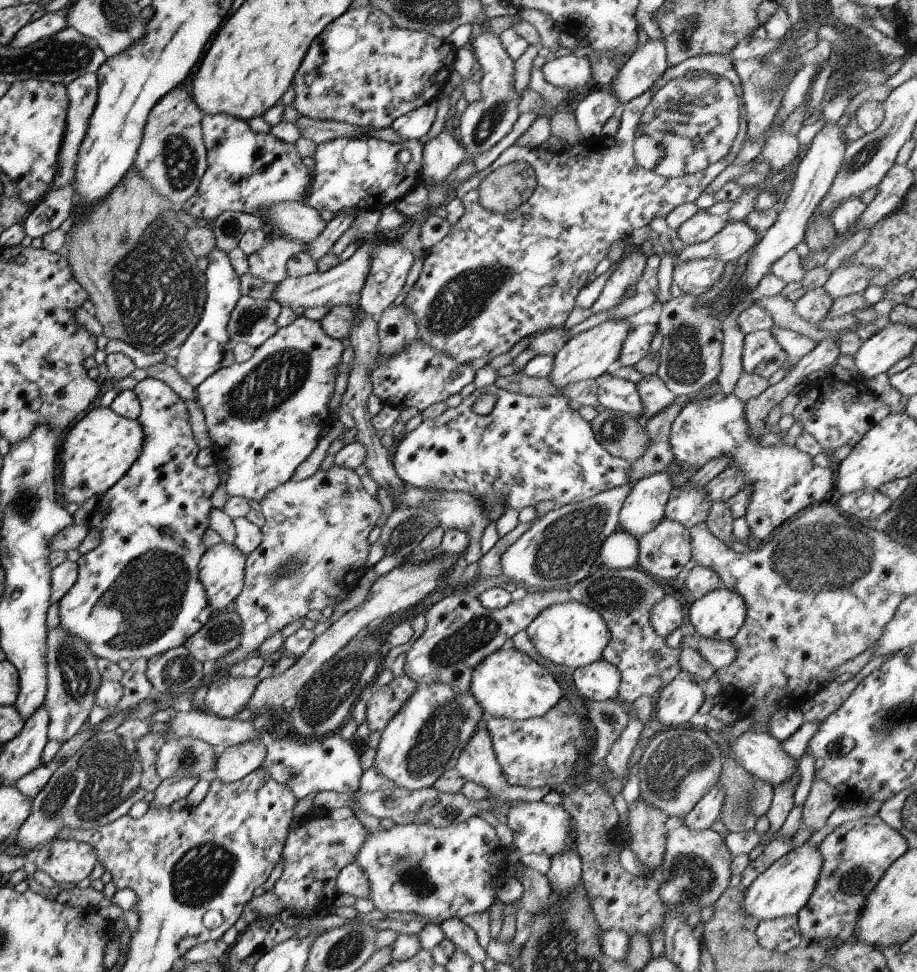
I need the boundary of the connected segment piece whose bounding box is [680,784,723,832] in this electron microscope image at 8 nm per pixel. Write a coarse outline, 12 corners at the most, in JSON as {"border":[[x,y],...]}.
{"border":[[715,784],[680,824],[693,832],[718,819],[723,790]]}

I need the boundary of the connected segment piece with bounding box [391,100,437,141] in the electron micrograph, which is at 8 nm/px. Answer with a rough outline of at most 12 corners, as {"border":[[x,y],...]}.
{"border":[[437,100],[396,118],[402,141],[419,140],[435,120]]}

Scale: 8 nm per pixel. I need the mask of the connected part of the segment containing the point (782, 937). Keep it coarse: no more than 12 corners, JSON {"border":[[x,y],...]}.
{"border":[[796,916],[758,921],[755,936],[769,951],[802,945]]}

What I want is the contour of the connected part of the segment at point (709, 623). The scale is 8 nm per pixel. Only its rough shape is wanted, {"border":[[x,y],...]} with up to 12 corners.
{"border":[[726,588],[695,599],[694,632],[730,639],[741,626],[743,599]]}

